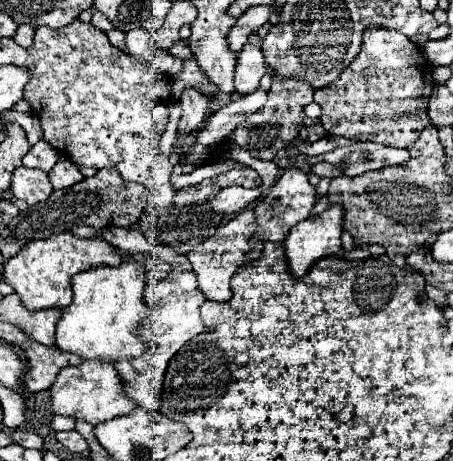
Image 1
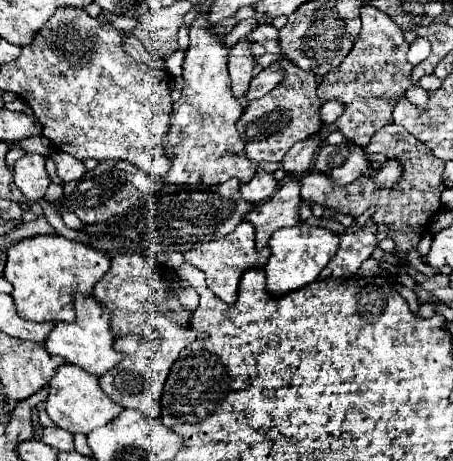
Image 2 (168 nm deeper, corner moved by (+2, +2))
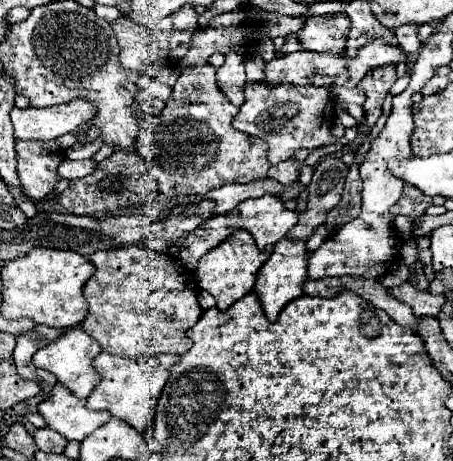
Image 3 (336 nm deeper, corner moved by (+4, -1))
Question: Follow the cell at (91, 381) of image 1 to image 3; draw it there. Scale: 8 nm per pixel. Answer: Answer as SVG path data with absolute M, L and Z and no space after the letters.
M60 383L52 387L44 401L40 401L38 413L50 429L74 441L82 441L110 419L108 411L88 411L84 401L78 401L66 387L60 387Z

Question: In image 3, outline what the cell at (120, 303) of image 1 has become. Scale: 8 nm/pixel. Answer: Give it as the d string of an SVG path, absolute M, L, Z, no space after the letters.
M78 325L74 329L68 329L66 335L62 335L54 343L38 349L32 357L32 363L34 363L34 367L50 371L58 379L58 383L68 387L78 399L86 399L92 393L92 389L96 387L96 383L100 381L96 371L92 371L92 359L98 353L100 353L100 345Z

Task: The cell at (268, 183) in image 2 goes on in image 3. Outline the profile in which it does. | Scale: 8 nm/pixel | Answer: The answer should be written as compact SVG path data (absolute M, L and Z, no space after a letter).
M290 159L290 161L278 163L276 167L270 169L270 177L274 177L274 179L276 179L278 183L282 183L282 185L290 185L290 183L298 181L304 165L306 165L306 163L304 163L304 161L298 161L298 159Z

